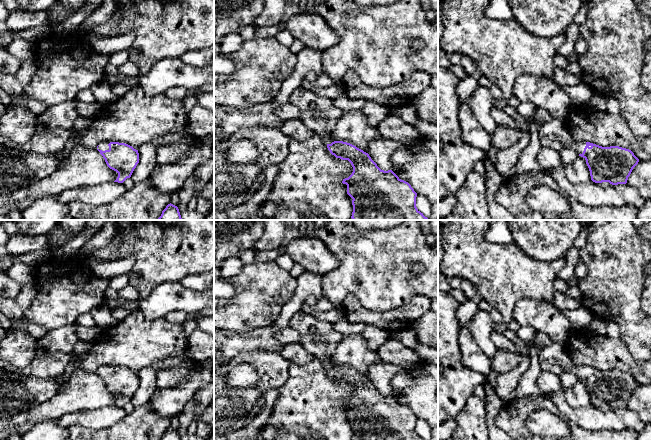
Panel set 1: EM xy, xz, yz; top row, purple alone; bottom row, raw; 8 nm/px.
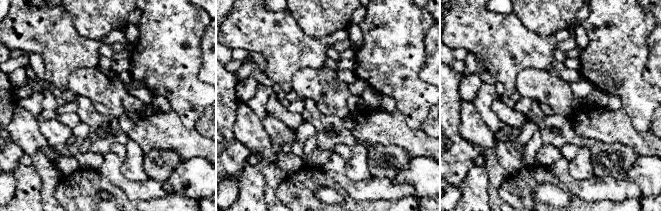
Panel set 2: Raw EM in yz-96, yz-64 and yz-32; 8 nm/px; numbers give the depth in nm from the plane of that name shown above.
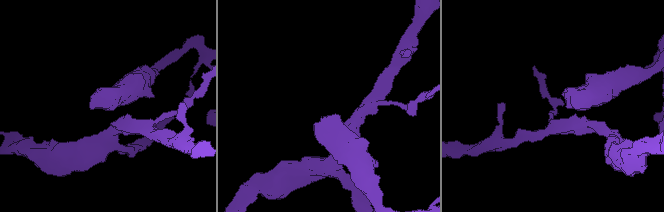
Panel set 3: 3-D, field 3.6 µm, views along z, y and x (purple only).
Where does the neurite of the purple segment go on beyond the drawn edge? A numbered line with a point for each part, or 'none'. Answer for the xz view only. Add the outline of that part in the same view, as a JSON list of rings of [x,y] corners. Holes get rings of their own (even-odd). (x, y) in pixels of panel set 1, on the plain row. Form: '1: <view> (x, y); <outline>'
1: xz (319, 338); [[[300,310],[292,316],[289,326],[299,333],[304,349],[315,358],[323,360],[327,368],[332,367],[329,358],[335,352],[343,336],[333,330],[331,323],[317,319],[311,312],[305,313]]]

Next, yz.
1: yz (554, 358); [[[555,342],[540,351],[539,362],[542,371],[549,371],[558,376],[569,371],[582,378],[586,370],[586,366],[576,366],[571,361],[565,345]]]

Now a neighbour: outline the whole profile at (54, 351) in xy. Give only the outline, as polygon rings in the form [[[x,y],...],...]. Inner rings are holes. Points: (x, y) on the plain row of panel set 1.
[[[70,324],[61,328],[48,330],[43,338],[37,340],[35,356],[31,364],[21,371],[21,374],[29,377],[52,379],[61,376],[72,358],[74,346],[78,341],[76,328],[77,324]]]

